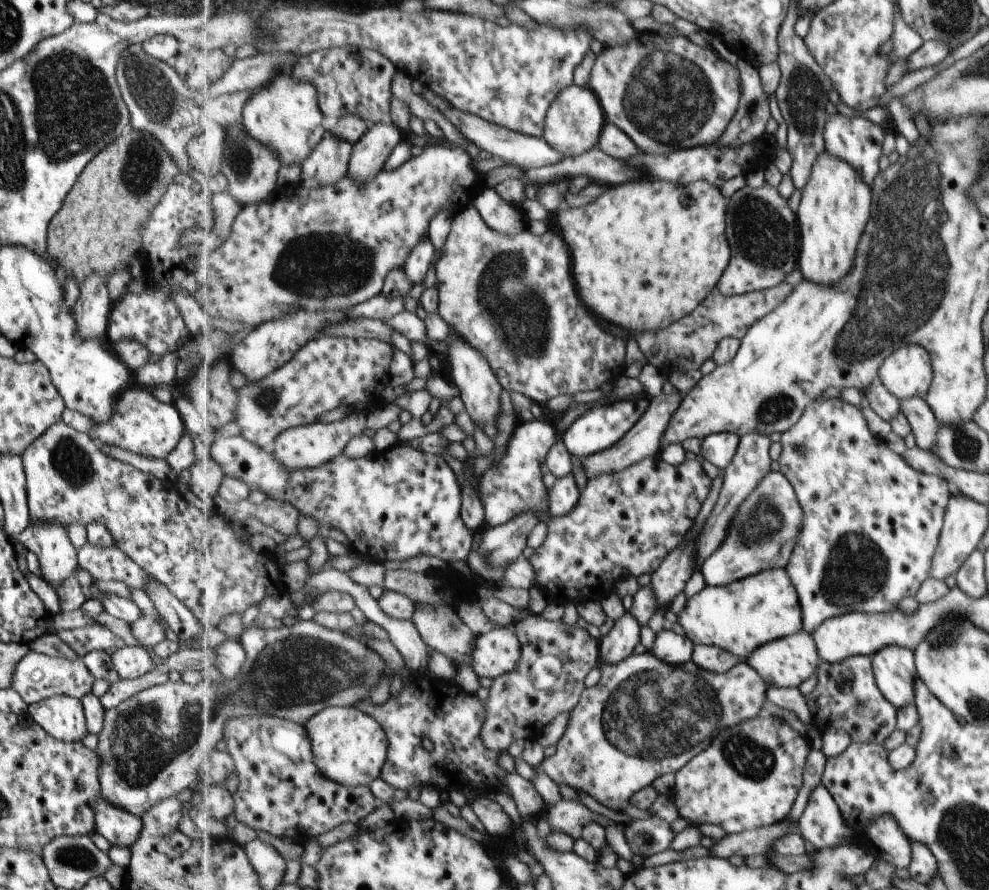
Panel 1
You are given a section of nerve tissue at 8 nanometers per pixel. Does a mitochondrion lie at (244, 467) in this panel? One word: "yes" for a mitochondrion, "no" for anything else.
no

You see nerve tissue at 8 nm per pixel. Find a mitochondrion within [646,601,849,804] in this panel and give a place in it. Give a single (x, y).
(745, 754)

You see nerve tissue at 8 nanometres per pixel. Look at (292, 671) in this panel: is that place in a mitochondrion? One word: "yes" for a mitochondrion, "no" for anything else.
yes

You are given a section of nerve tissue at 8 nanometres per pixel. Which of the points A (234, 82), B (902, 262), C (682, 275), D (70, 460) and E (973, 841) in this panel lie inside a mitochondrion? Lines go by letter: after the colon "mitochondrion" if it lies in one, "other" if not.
A: other
B: mitochondrion
C: other
D: mitochondrion
E: mitochondrion

